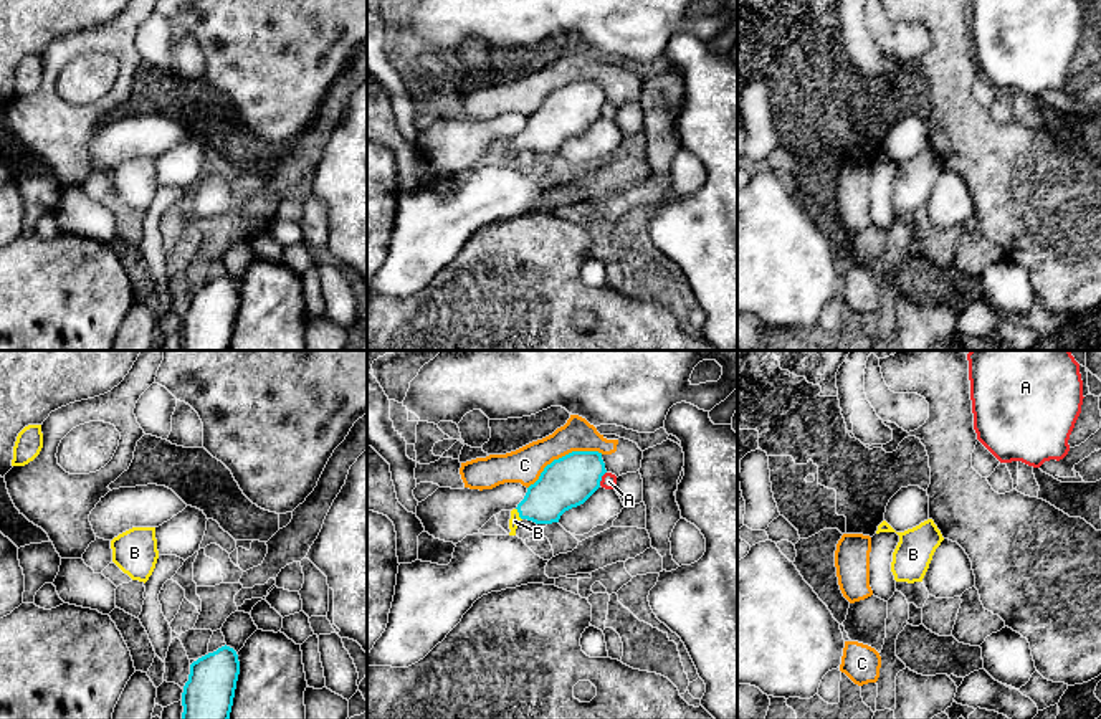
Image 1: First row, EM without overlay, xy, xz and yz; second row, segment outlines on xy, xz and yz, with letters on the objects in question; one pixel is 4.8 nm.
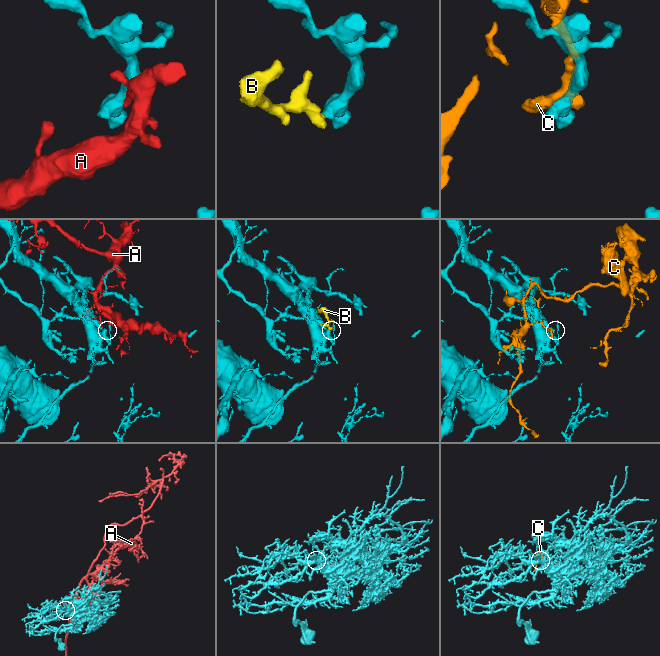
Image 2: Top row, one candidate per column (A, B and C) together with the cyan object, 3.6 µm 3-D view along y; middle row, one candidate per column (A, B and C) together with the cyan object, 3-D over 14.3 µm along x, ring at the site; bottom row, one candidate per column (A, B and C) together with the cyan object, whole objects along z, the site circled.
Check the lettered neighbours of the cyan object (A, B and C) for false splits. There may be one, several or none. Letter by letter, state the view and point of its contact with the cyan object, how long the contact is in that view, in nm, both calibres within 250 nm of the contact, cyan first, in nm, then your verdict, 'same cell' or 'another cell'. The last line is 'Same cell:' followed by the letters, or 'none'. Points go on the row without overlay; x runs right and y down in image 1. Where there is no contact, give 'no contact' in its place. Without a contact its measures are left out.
A: contact xz (600, 108); length 80 nm; calibres 240 and 80 nm; another cell
B: contact xz (519, 144); length 70 nm; calibres 240 and 60 nm; same cell
C: contact xz (562, 86); length 400 nm; calibres 240 and 170 nm; another cell
Same cell: B

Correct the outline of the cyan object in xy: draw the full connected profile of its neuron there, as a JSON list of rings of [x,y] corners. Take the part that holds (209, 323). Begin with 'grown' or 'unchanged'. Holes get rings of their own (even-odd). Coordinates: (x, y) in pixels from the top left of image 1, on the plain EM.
unchanged | [[[226,274],[193,291],[182,322],[182,350],[228,350],[238,304],[238,284]]]

